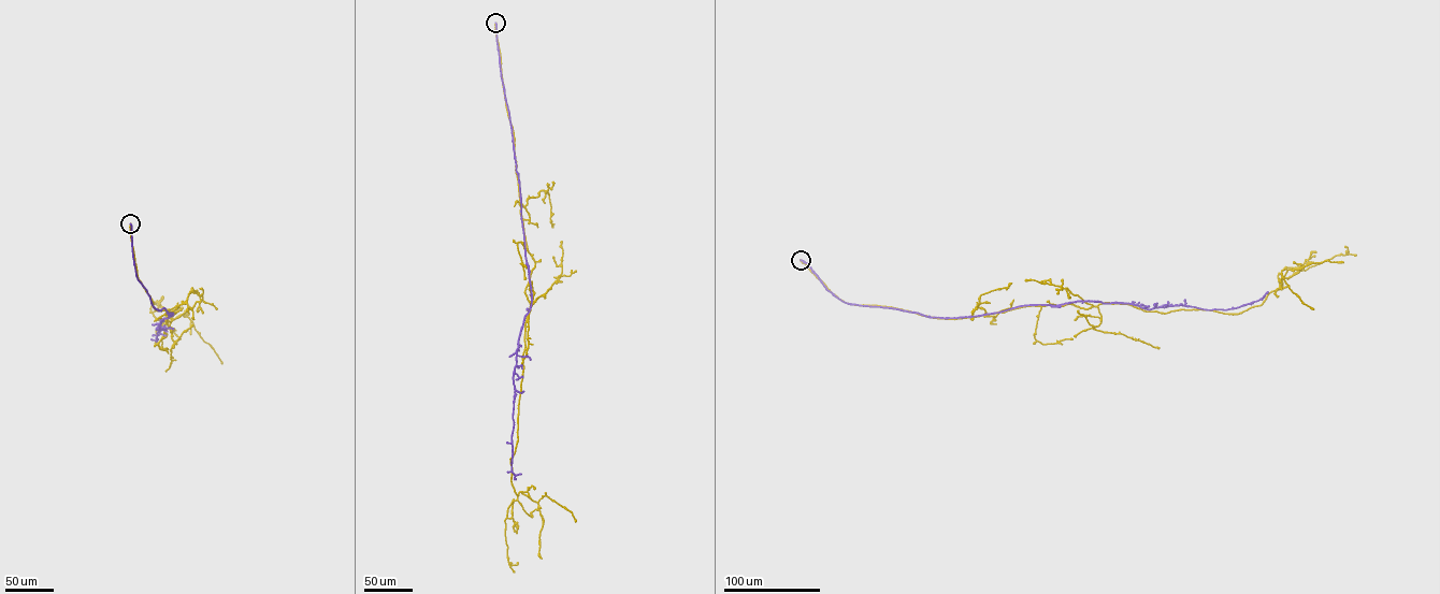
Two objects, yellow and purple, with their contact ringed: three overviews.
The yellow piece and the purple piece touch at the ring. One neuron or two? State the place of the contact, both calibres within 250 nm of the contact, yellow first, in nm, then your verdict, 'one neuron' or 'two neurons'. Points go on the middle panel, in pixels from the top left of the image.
at (495, 23); 550 nm thick on the yellow side, 600 nm on the other; two neurons

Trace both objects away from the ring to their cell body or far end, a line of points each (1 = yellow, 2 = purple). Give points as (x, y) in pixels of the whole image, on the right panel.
1: (801, 260), (846, 303), (937, 318), (1105, 302), (1237, 314), (1280, 289), (1284, 269), (1290, 289), (1313, 308)
2: (801, 260), (846, 302), (932, 317), (1079, 301), (1225, 309), (1263, 296)

